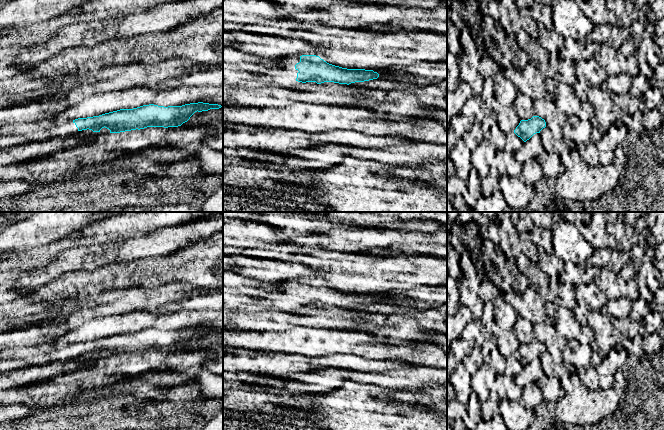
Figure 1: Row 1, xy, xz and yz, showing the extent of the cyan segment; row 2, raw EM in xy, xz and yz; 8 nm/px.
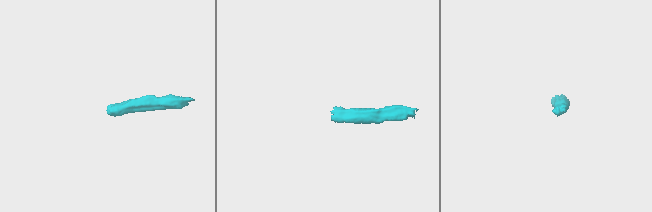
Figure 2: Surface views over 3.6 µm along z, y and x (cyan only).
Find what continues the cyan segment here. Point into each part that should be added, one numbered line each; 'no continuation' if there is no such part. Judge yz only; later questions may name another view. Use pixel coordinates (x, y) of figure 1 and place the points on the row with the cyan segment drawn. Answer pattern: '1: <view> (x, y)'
no continuation

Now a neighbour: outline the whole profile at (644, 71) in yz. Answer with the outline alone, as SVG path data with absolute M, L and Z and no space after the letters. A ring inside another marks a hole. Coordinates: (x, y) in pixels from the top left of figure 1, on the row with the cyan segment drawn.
M644 36L637 50L641 52L637 61L637 75L644 80L652 81L654 69L662 63L662 57L654 38Z

